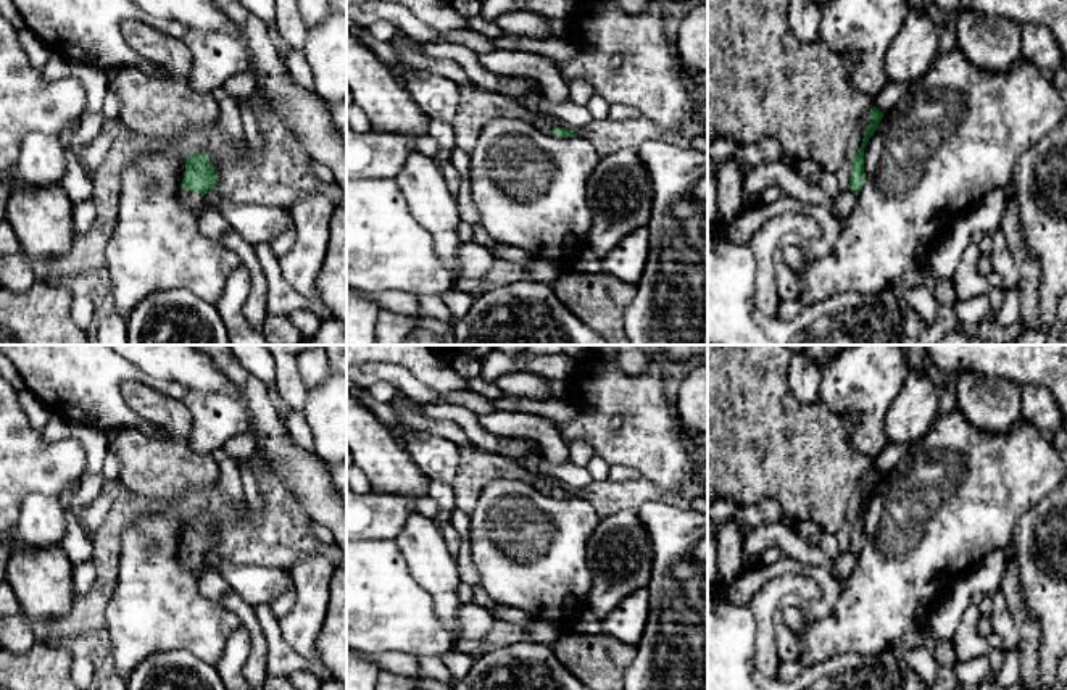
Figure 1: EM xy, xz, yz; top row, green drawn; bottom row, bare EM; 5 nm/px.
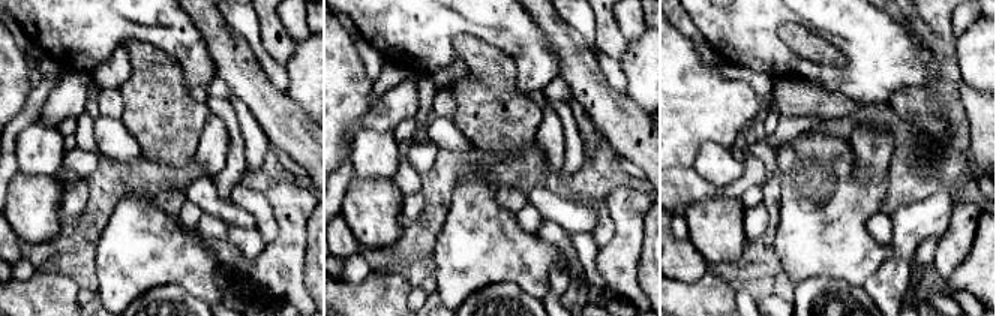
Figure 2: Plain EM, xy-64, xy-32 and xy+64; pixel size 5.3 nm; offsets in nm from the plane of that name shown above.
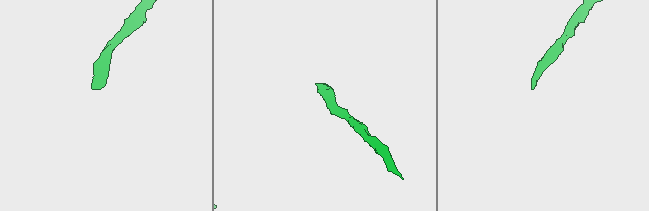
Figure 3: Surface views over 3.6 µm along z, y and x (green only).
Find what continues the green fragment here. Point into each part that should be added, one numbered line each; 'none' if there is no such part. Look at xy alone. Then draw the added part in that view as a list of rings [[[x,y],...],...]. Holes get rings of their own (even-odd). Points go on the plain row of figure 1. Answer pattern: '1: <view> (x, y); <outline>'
1: xy (194, 561); [[[184,550],[179,553],[179,561],[184,563],[190,569],[198,569],[198,567],[205,566],[205,563],[206,563],[205,556],[187,553]]]

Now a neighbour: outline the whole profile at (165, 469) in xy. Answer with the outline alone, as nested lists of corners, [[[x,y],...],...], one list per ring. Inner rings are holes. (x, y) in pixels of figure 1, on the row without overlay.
[[[126,382],[121,393],[143,421],[164,432],[156,439],[140,429],[108,435],[110,451],[121,463],[119,479],[135,495],[169,503],[219,479],[211,455],[190,448],[192,414],[181,403],[139,382]]]

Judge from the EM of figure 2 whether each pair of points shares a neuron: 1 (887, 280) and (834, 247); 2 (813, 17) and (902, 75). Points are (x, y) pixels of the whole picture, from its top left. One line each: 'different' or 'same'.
1: different
2: same

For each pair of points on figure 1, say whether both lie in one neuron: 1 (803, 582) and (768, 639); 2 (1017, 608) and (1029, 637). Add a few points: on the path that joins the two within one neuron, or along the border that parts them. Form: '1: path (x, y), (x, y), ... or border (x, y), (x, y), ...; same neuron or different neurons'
1: path (785, 584), (766, 603), (766, 621); same neuron
2: path (1021, 615), (1029, 631); same neuron

